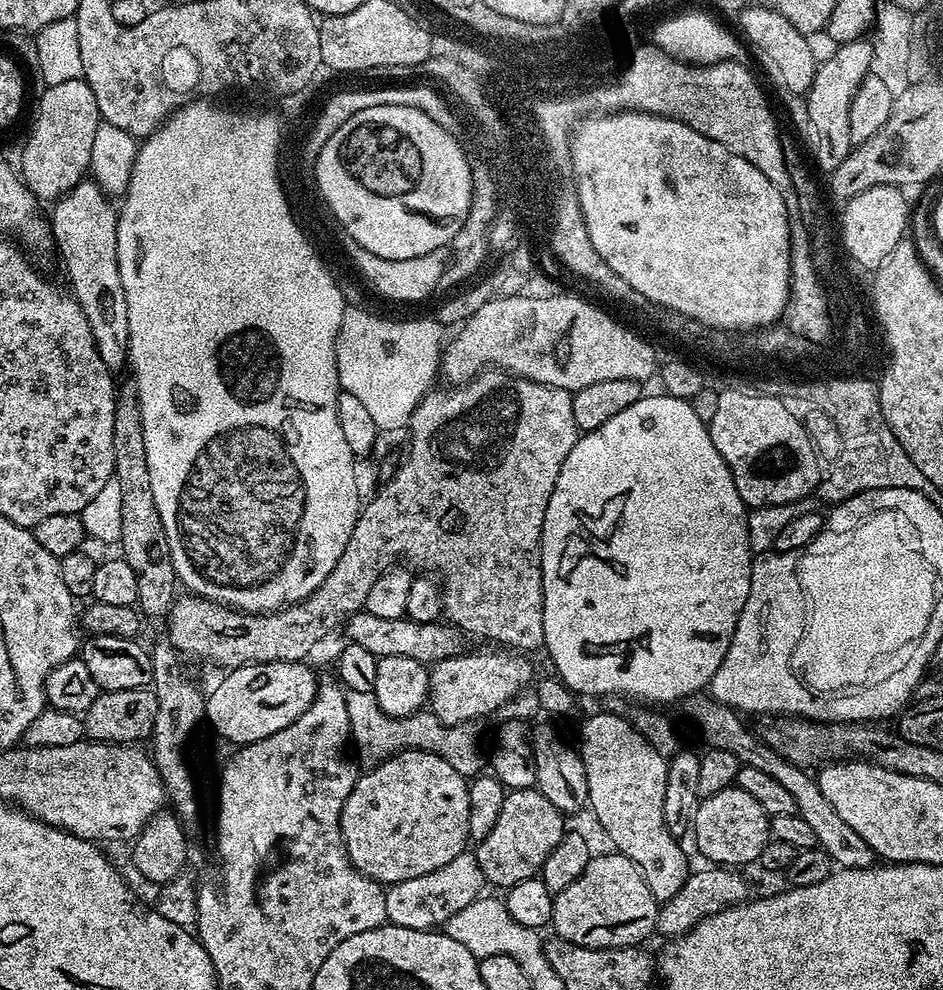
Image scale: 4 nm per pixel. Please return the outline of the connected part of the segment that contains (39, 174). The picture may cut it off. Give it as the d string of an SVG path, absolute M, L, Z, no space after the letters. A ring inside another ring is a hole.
M82 78L46 86L43 91L19 167L24 183L37 199L52 202L83 181L101 117L94 92Z

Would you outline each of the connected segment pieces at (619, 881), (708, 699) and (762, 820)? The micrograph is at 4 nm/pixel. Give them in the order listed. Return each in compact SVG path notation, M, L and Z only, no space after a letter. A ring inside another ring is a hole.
M608 850L605 856L593 855L586 870L582 870L582 874L578 874L578 878L574 878L566 890L553 895L550 928L556 931L553 933L559 939L577 944L580 948L630 948L643 945L643 940L656 932L657 911L658 902L654 894L650 894L650 886L646 886L638 866L634 866L634 862L630 862L630 858L621 852Z
M708 694L686 696L682 701L682 707L685 718L700 731L700 736L708 748L730 750L730 754L734 754L734 758L738 758L741 765L754 766L754 770L763 770L765 774L770 774L770 778L782 782L782 786L794 798L797 813L808 823L810 830L814 830L818 847L830 854L833 865L841 868L871 868L877 863L876 852L870 850L869 844L839 816L838 810L834 810L834 806L826 802L826 794L822 794L817 777L809 769L794 766L794 762L786 762L782 754L770 750L770 746L766 746L766 742L761 740L755 731L751 732L740 721L743 720L741 713L735 708L720 704Z
M738 787L723 788L718 794L709 794L697 803L695 812L692 813L690 836L696 839L696 848L705 856L705 861L716 866L740 866L736 864L755 865L760 859L762 850L768 845L770 839L770 817L762 805L757 802L746 790Z

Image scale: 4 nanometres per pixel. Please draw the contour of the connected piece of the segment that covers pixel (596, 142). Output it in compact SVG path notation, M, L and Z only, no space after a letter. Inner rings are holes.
M627 111L591 115L571 133L571 147L572 174L576 179L580 215L584 217L590 242L610 269L614 270L614 274L618 274L619 278L628 282L634 290L638 290L638 294L644 295L655 306L689 316L699 324L704 324L708 328L719 328L727 333L767 328L775 325L783 317L792 286L790 208L784 205L785 193L775 188L770 178L766 178L766 174L758 170L758 166L750 166L746 158L698 134L698 130L686 126L680 120L654 116L649 112Z

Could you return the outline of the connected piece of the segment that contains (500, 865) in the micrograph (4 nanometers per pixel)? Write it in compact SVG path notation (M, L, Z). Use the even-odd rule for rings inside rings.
M514 788L505 795L502 814L494 822L494 830L475 845L474 853L485 881L507 890L518 882L537 875L550 856L550 850L562 842L566 831L565 813L557 810L554 802L537 788Z

